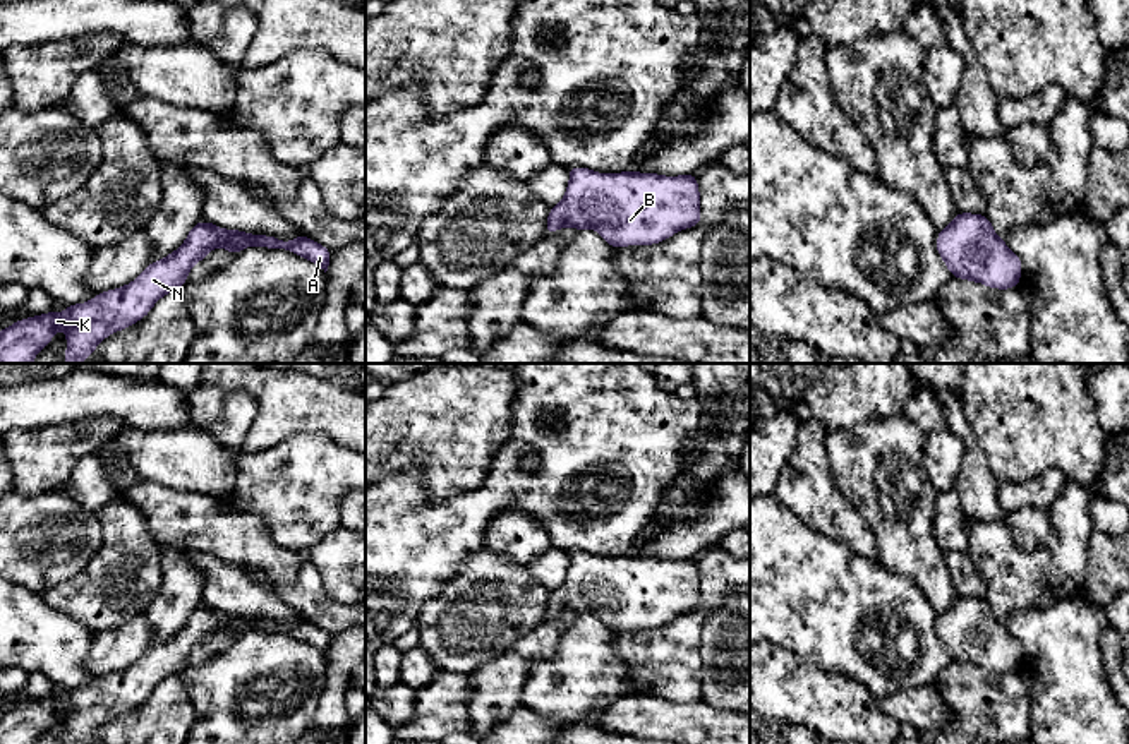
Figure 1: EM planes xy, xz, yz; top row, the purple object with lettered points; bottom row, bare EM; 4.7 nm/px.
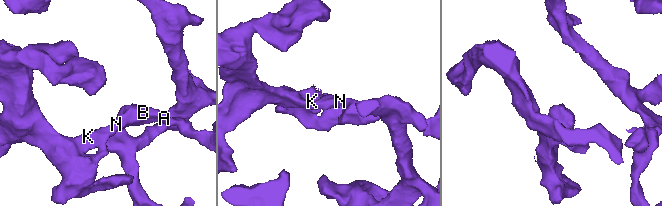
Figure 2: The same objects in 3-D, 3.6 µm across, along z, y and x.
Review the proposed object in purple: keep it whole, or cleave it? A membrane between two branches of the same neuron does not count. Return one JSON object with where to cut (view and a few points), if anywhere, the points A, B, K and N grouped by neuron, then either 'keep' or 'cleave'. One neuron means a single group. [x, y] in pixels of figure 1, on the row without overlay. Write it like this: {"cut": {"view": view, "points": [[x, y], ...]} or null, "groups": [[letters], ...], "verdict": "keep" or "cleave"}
{"cut": null, "groups": [["A", "B", "K", "N"]], "verdict": "keep"}

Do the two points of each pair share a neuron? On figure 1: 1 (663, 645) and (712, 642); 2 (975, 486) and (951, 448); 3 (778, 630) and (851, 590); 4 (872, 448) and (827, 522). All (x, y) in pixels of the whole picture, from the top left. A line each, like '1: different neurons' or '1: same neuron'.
1: different neurons
2: different neurons
3: same neuron
4: different neurons

